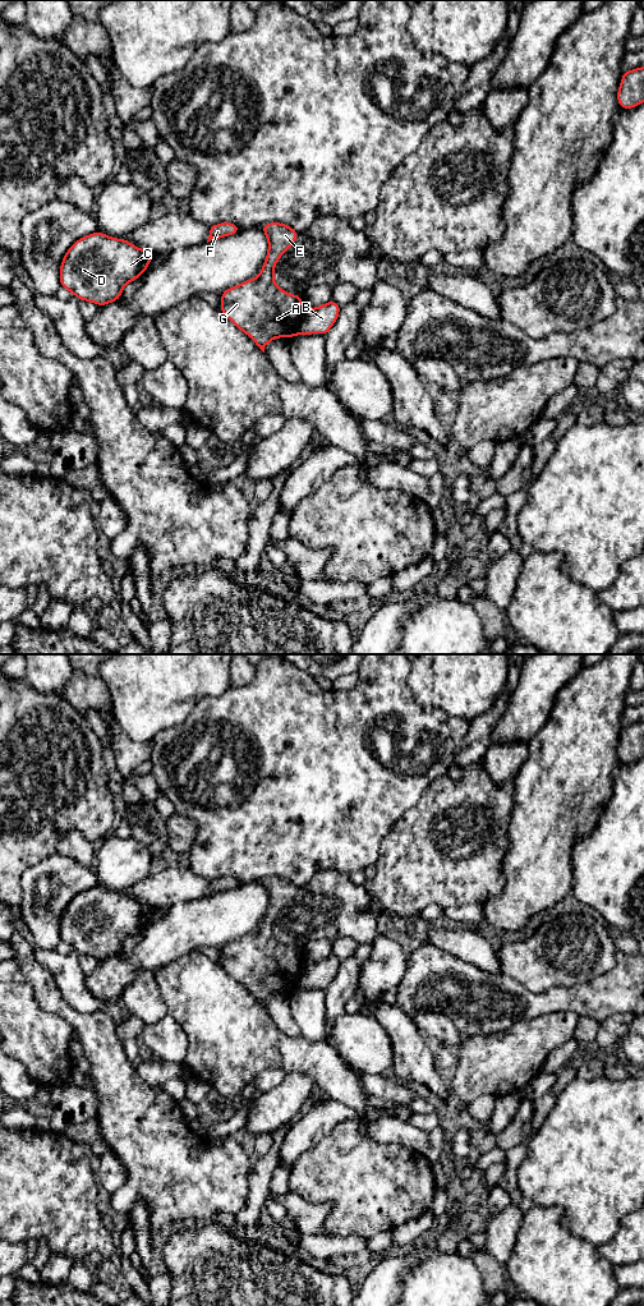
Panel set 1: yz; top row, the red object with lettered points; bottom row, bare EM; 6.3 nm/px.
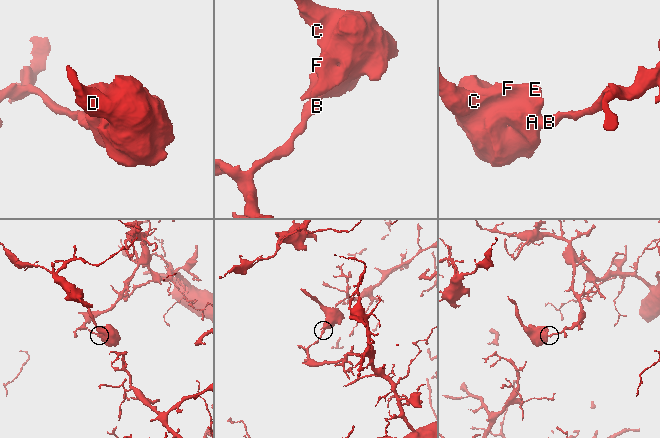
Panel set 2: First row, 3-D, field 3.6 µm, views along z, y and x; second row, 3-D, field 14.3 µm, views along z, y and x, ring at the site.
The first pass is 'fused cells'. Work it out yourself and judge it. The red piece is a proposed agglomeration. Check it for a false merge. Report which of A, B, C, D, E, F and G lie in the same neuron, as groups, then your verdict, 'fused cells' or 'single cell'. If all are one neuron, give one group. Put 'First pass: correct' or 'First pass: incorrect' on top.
First pass: correct
A C D E F G / B; fused cells

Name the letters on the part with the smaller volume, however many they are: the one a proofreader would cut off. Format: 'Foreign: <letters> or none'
Foreign: A, C, D, E, F, G

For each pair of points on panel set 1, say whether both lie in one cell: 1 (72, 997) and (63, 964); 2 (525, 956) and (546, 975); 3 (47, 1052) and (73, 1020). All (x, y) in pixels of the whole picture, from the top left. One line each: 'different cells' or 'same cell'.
1: same cell
2: same cell
3: different cells

